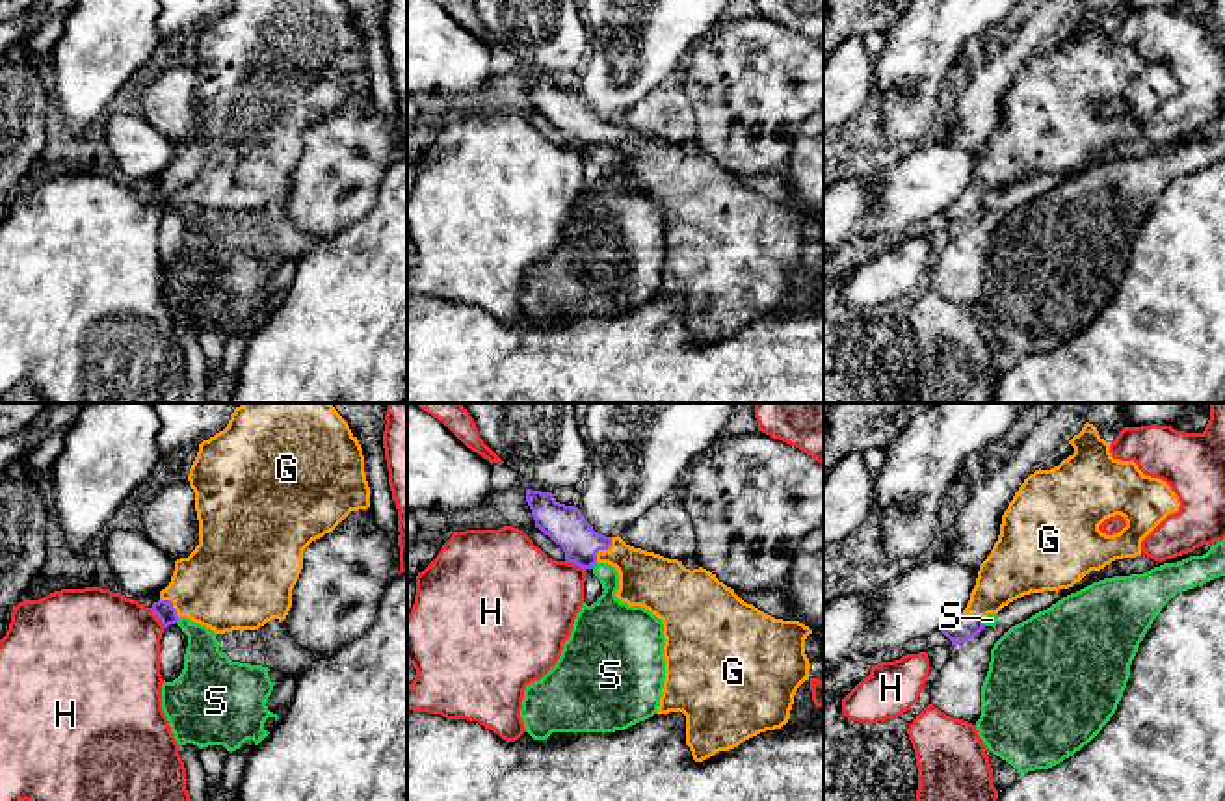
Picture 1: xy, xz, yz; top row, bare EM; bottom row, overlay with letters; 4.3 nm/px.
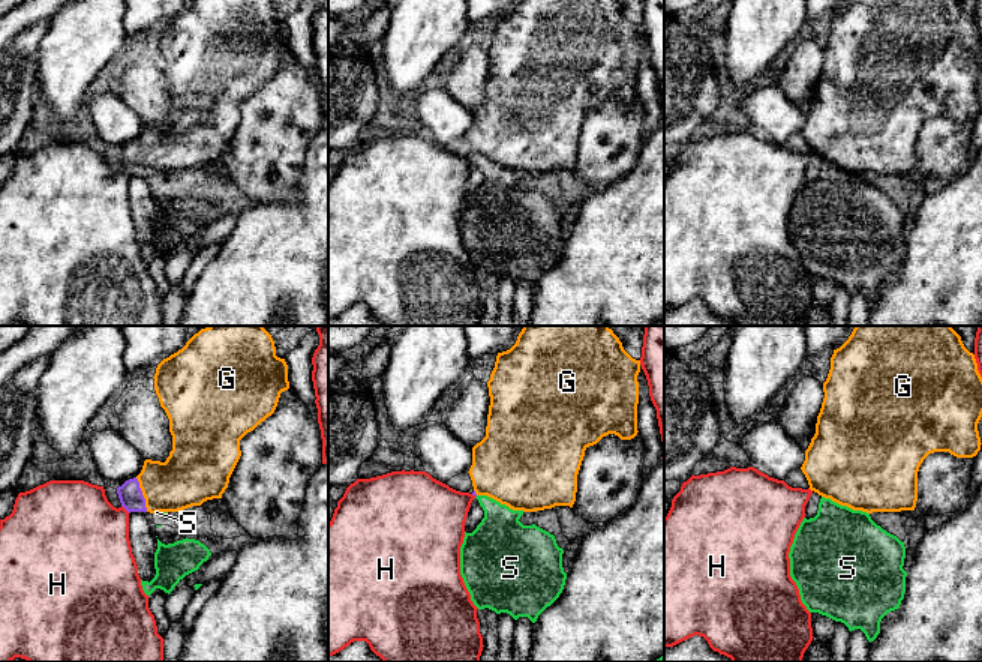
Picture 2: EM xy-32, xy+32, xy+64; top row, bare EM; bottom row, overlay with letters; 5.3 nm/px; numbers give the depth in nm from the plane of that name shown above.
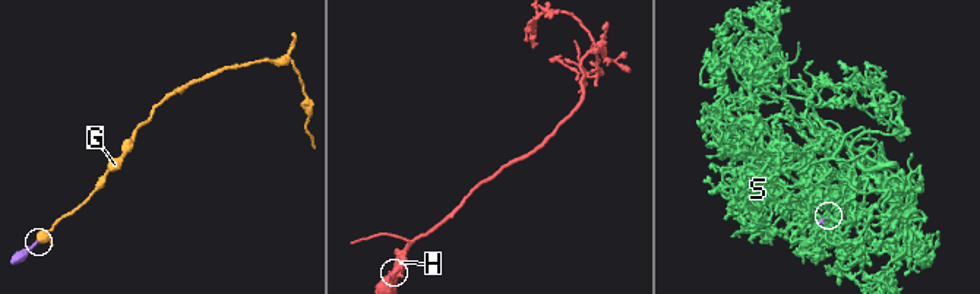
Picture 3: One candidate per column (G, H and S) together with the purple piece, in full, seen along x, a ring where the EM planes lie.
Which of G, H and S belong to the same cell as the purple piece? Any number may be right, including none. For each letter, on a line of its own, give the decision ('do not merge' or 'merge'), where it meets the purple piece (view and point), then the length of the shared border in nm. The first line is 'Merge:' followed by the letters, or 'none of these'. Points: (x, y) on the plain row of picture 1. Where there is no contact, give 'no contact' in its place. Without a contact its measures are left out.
Merge: G
G: merge | xz (603, 132) | 130 nm
H: do not merge | xy (157, 199) | 120 nm
S: do not merge | xz (593, 147) | 40 nm

